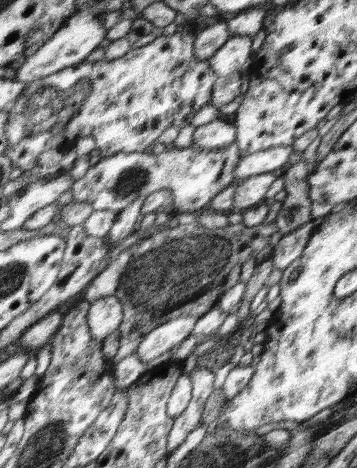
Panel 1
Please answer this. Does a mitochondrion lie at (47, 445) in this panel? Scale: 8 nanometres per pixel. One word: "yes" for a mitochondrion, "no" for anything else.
yes

